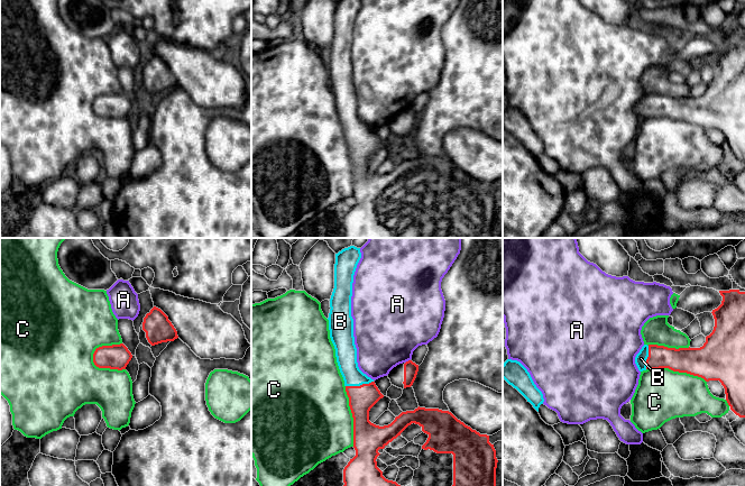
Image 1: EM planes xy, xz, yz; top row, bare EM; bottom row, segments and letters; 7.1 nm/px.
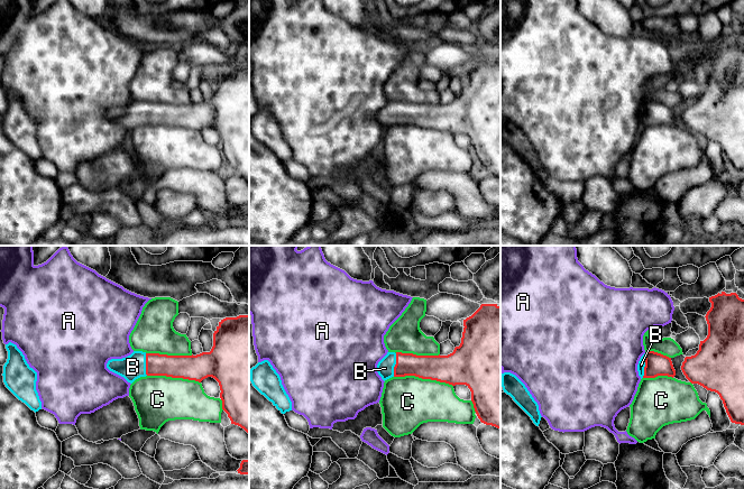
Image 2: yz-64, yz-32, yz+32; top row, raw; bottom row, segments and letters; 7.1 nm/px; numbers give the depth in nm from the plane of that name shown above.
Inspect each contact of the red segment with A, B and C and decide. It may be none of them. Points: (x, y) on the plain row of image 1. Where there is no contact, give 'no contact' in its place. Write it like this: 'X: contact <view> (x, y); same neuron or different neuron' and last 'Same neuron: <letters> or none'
A: contact xz (408, 109); different neuron
B: contact xz (360, 134); same neuron
C: contact xy (102, 116); different neuron
Same neuron: B

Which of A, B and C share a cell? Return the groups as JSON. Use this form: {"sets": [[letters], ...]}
{"sets": [["A"], ["B"], ["C"]]}

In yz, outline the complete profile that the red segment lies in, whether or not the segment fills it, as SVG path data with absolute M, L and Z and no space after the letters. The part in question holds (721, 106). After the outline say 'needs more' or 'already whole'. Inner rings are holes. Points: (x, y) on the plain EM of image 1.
M739 38L719 39L721 53L712 58L715 75L700 97L668 97L657 93L644 93L635 106L640 120L669 117L703 127L706 130L719 129L725 137L726 149L730 158L745 166L745 40Z; needs more

